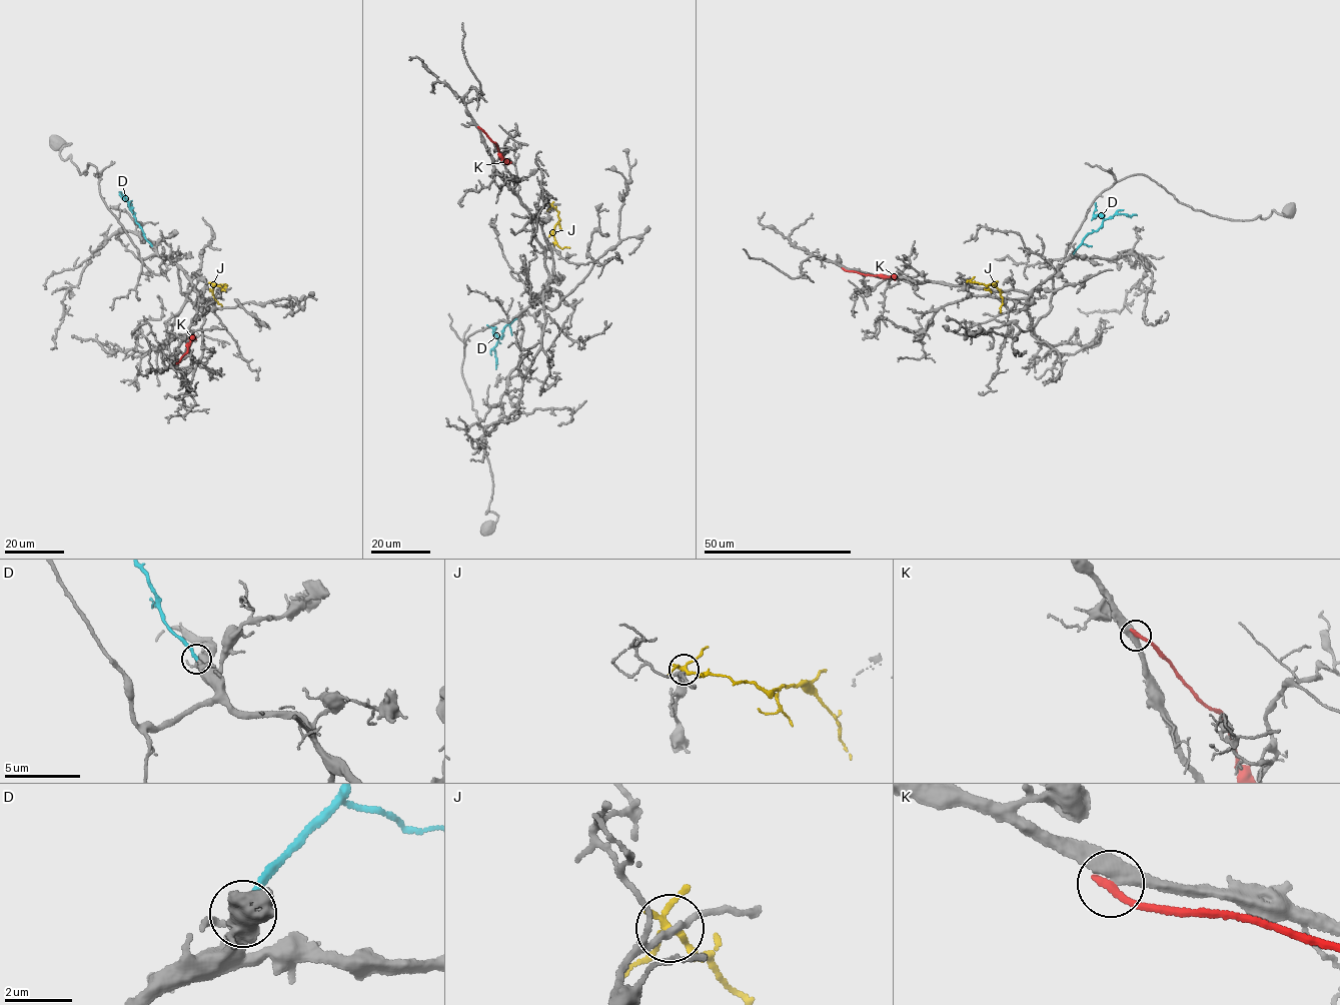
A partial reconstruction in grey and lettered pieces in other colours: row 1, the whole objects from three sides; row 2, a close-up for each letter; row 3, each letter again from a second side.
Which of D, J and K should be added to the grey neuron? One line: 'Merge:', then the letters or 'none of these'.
Merge: D

